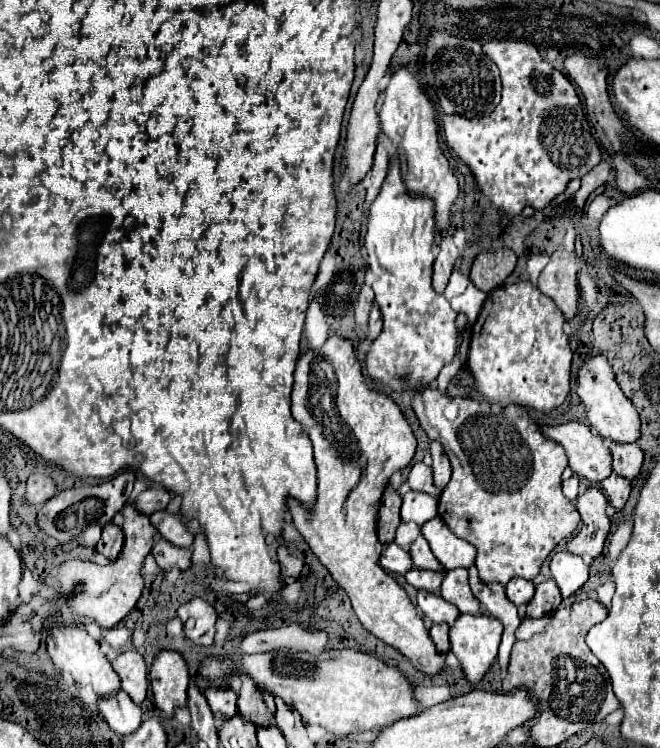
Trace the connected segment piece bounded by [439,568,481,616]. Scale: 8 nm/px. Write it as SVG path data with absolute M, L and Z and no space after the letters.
M465 568L449 570L445 574L445 580L441 584L439 594L447 602L455 604L459 608L459 612L463 612L463 614L475 614L475 616L481 614L481 604L477 602L477 598L469 590L469 576L467 576Z

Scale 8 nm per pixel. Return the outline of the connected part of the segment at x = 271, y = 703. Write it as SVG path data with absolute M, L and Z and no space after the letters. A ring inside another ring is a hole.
M241 678L243 686L239 692L239 714L245 722L255 726L273 726L275 720L275 700L269 694L255 694L249 678Z

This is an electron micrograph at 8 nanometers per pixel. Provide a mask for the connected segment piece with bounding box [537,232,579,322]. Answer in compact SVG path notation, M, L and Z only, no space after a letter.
M575 232L563 240L563 246L553 252L549 264L543 268L537 286L547 294L557 308L563 312L563 318L569 322L577 314L577 266L573 260L575 250Z

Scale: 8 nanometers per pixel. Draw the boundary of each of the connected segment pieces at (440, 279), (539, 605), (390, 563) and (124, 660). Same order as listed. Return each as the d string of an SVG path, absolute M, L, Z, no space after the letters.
M445 236L439 242L439 254L437 254L435 264L433 264L433 288L435 288L437 294L443 294L445 292L457 256L459 256L459 250L453 244L453 238L451 236Z
M545 580L535 588L533 600L527 604L527 616L543 618L547 614L553 614L559 604L561 604L561 594L557 584L553 580Z
M391 542L383 548L379 564L383 566L383 570L387 570L391 574L407 574L413 568L411 554L407 550L403 550L401 546L397 546L395 542Z
M123 652L115 662L113 670L121 678L121 688L131 696L135 704L141 704L147 694L147 670L145 660L137 652Z

